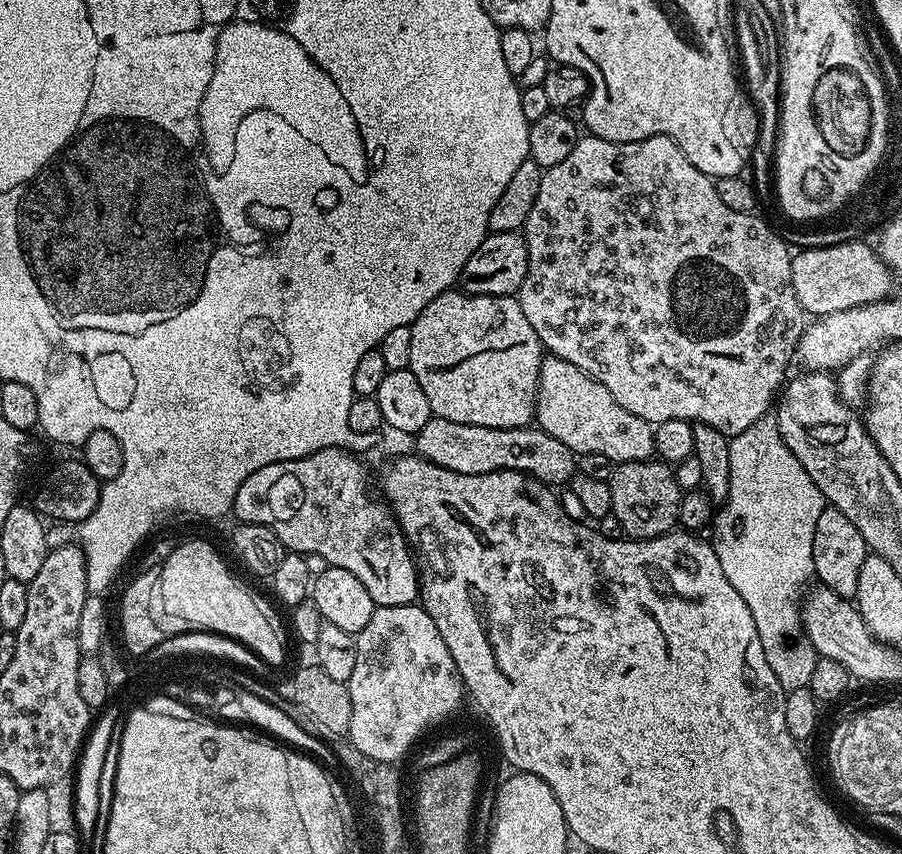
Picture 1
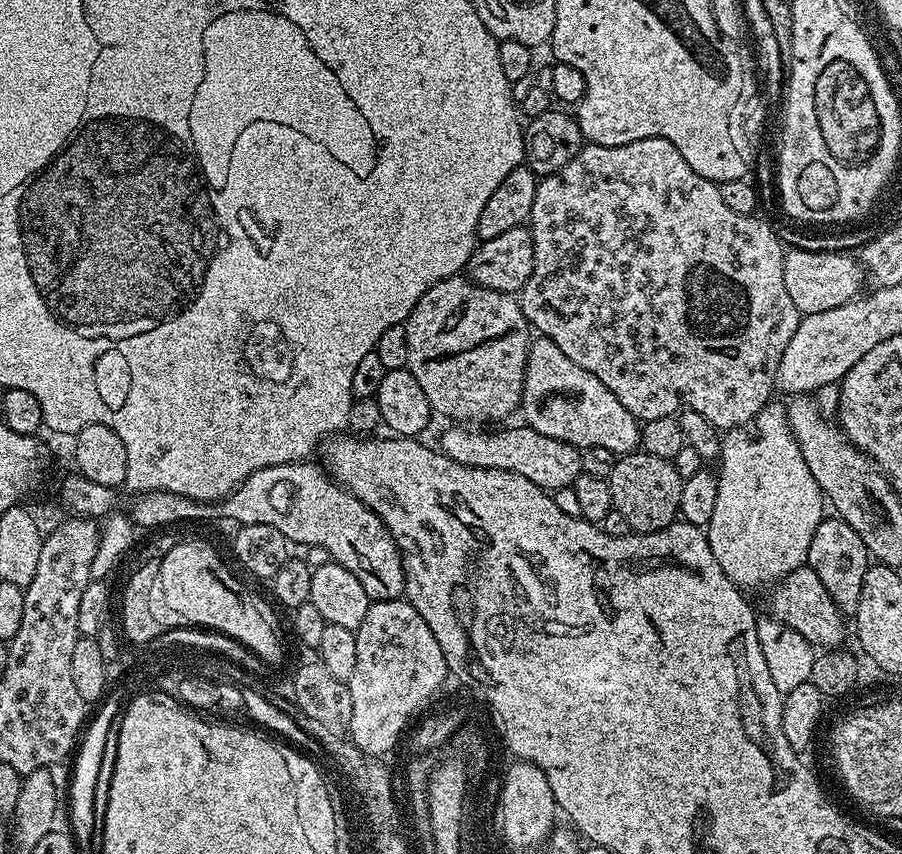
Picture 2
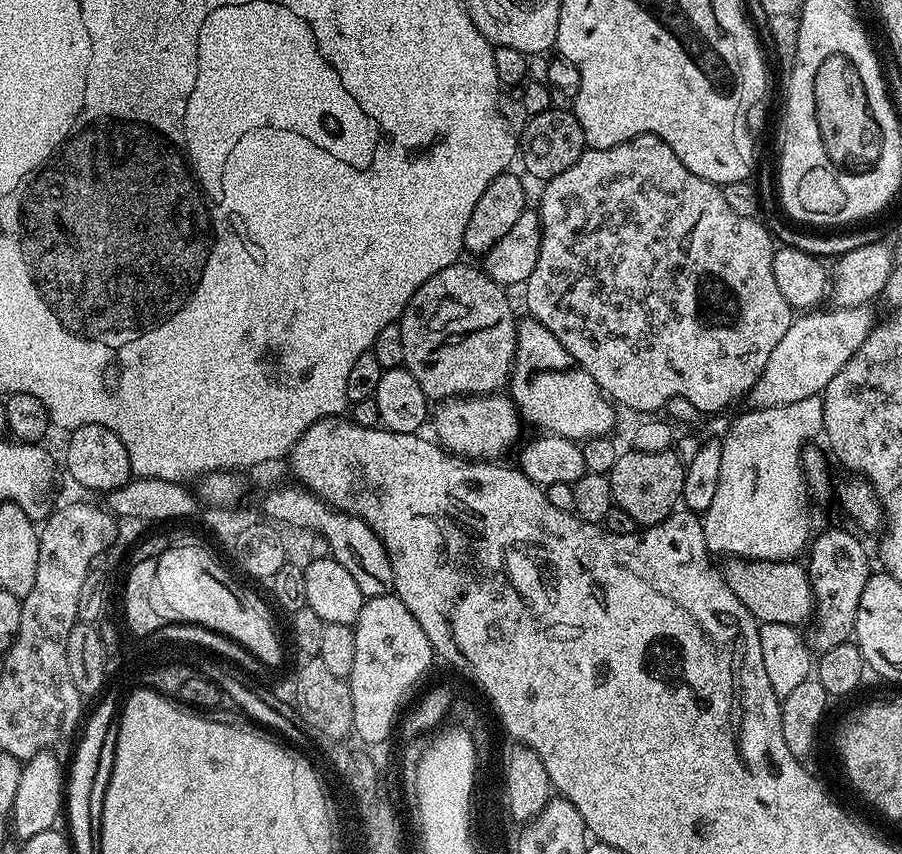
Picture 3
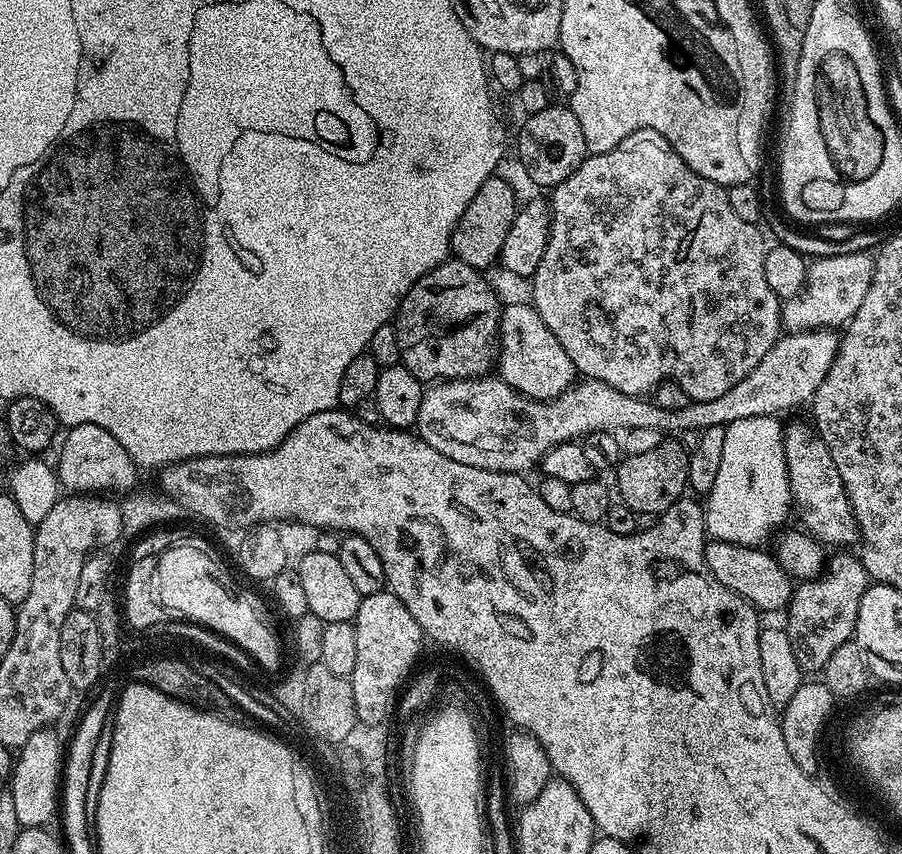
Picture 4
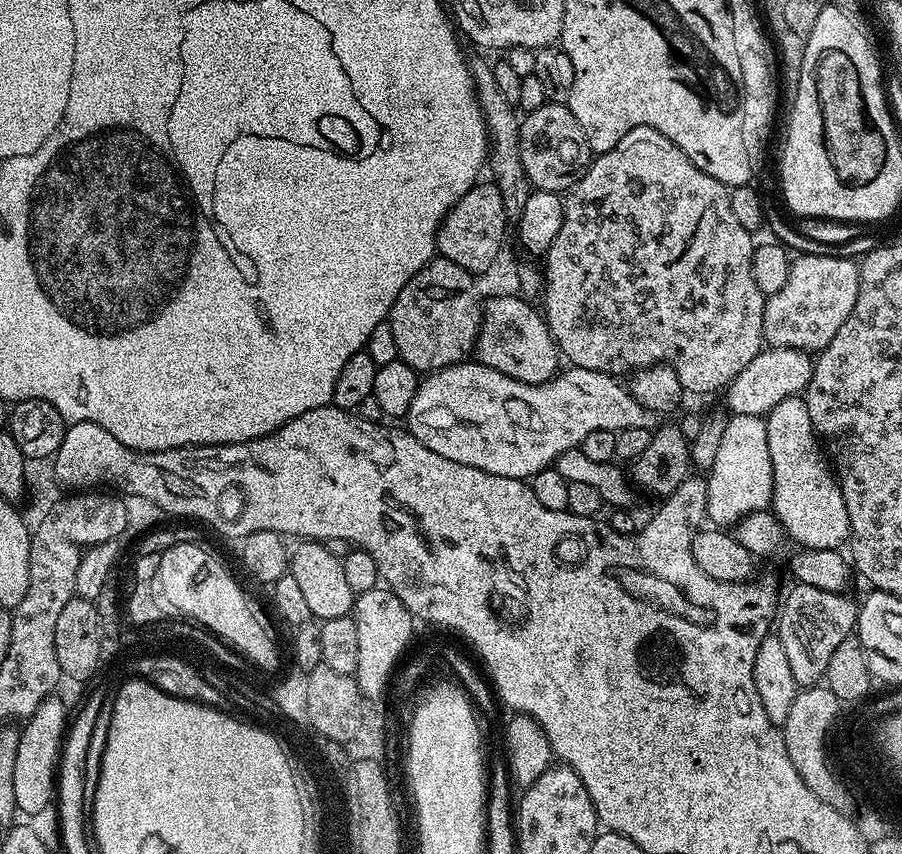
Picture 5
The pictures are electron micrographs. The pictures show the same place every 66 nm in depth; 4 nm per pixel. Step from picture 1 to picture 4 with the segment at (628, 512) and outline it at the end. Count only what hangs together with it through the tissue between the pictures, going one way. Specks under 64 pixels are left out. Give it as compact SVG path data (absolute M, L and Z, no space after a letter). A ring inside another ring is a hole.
M664 438L658 446L654 446L654 450L624 456L620 465L614 469L614 488L619 499L630 506L630 510L640 513L641 517L659 517L661 512L674 506L674 502L685 495L688 488L688 454L679 439Z

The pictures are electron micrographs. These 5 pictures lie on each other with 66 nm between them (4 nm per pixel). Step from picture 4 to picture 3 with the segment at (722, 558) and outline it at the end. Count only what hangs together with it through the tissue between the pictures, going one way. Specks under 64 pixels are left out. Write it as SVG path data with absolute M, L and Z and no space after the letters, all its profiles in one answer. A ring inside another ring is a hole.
M732 558L723 565L726 586L750 610L760 624L807 625L814 615L812 583L808 581L808 570L803 563L791 560L741 560Z

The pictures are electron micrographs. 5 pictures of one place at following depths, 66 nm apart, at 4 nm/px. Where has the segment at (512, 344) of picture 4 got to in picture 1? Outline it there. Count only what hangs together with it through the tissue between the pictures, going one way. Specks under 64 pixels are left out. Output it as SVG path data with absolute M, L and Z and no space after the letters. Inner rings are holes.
M551 354L545 355L540 367L534 420L550 438L558 438L572 452L606 454L616 464L650 460L656 451L653 425L638 418L638 414L622 410L614 402L614 394L578 370L578 366L570 366L570 362Z

